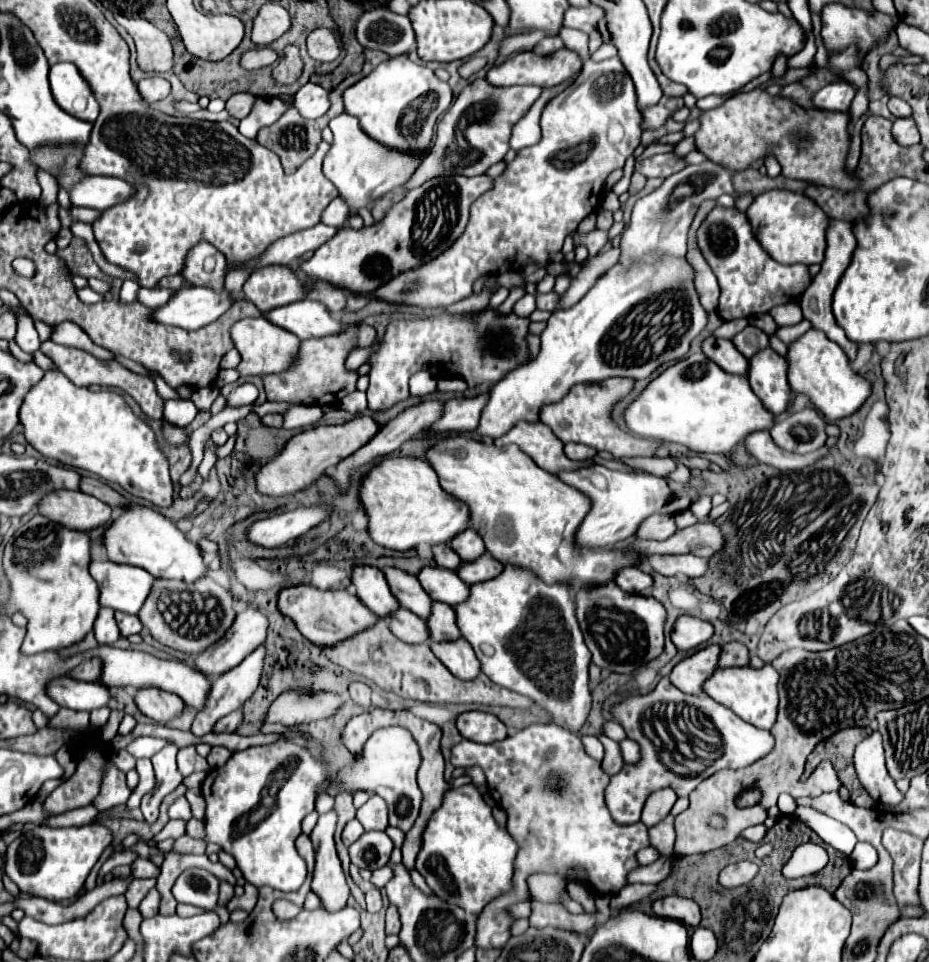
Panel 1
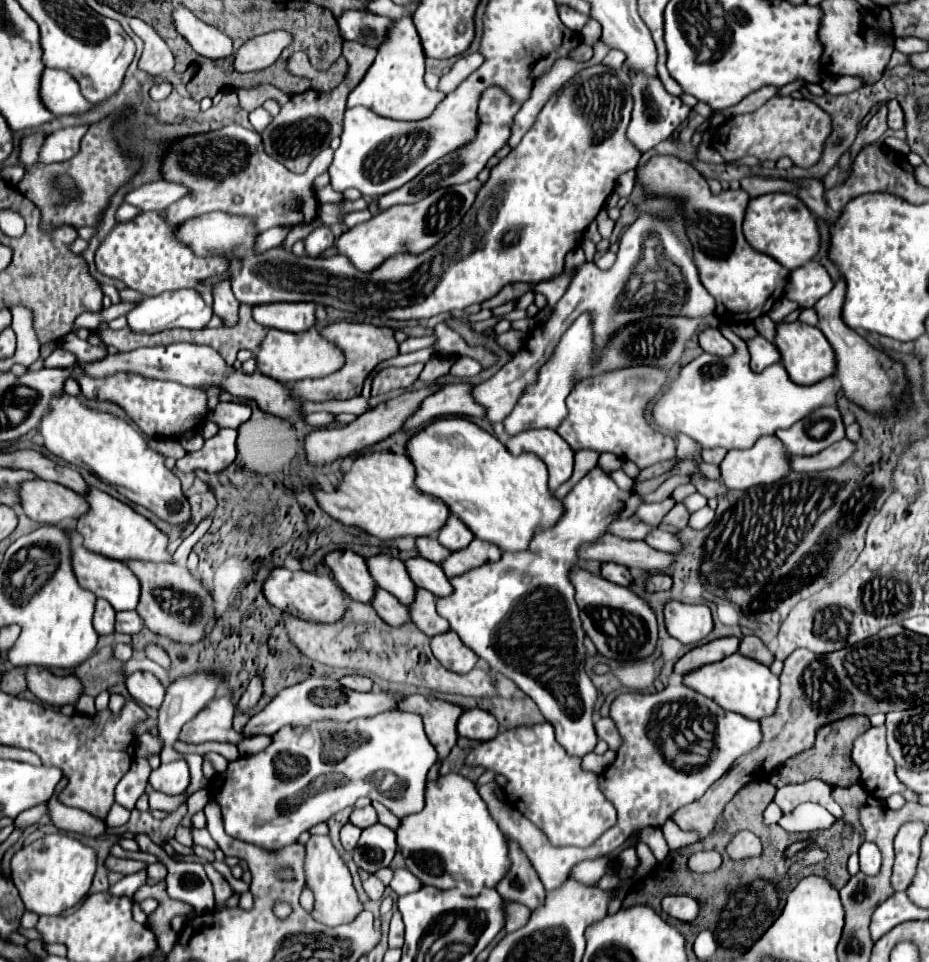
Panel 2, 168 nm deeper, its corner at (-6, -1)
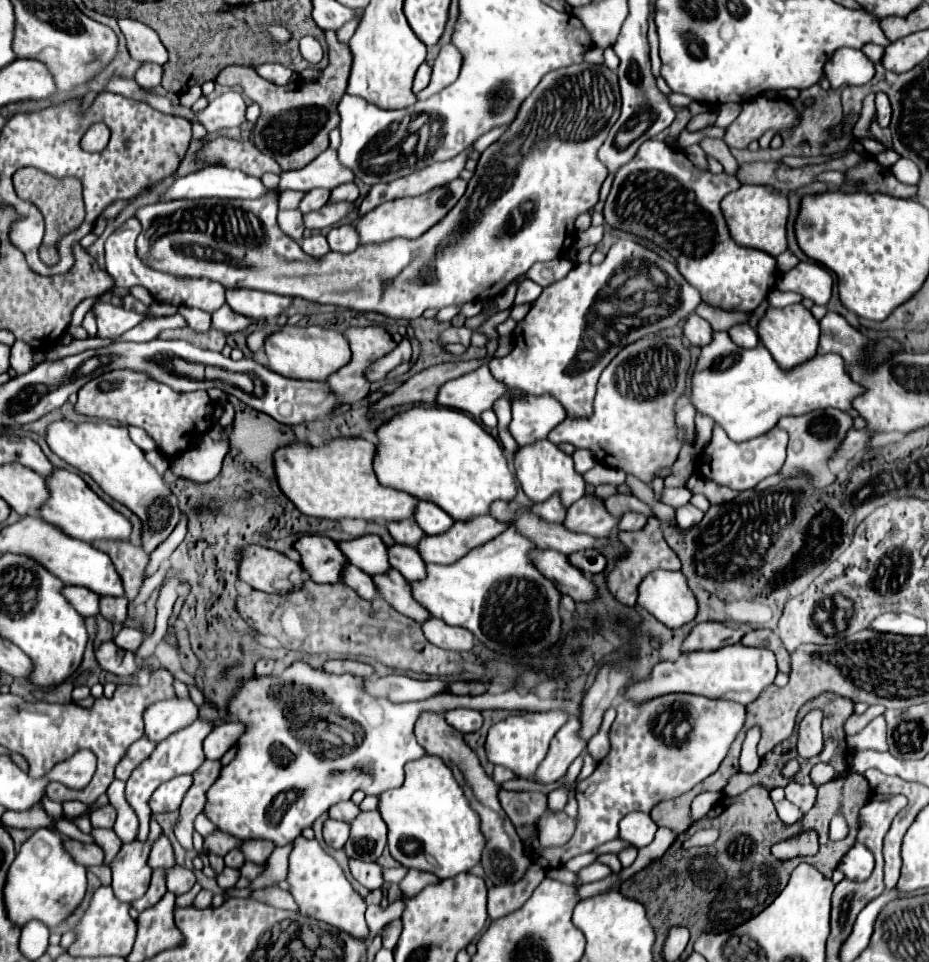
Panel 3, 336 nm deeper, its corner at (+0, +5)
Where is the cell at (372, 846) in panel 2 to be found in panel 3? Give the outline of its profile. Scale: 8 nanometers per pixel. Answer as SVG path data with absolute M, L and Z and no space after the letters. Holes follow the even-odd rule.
M378 811L360 813L350 825L350 839L344 845L346 855L360 861L376 861L386 847L386 823Z

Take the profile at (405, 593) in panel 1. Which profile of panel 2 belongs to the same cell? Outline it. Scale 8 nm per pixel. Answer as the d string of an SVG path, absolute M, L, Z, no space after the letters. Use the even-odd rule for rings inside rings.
M376 555L366 559L368 569L372 571L372 577L376 577L376 583L390 591L400 603L410 607L416 599L416 585L410 579L406 565L400 559L394 559L390 555Z

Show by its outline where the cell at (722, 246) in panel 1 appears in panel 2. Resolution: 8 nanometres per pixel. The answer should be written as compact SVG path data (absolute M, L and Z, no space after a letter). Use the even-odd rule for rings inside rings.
M668 155L652 157L638 171L638 179L650 193L676 195L684 199L686 233L694 245L694 261L700 271L700 281L716 299L716 317L724 323L750 323L766 315L774 303L782 299L790 271L770 255L752 249L742 233L742 221L750 201L746 191L728 189L720 195L712 195L706 179L700 177L692 165Z

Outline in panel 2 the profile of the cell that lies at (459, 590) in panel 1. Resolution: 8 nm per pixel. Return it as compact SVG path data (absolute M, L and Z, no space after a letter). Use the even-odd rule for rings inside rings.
M414 557L414 559L406 561L406 569L408 569L412 581L416 583L416 587L422 587L422 589L434 593L436 597L448 597L454 593L454 587L440 565L432 563L428 559L422 559L422 557Z

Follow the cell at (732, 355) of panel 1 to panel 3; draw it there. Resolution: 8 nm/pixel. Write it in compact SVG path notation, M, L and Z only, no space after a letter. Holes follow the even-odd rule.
M692 313L692 315L688 315L686 325L684 325L684 337L692 345L700 345L702 347L702 345L710 343L710 339L712 339L712 327L702 317Z

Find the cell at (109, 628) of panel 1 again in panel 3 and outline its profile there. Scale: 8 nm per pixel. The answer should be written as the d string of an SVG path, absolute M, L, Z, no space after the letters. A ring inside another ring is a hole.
M66 585L62 589L62 595L68 599L68 603L82 617L94 617L94 615L98 615L98 595L94 595L94 591L88 591L86 587Z

